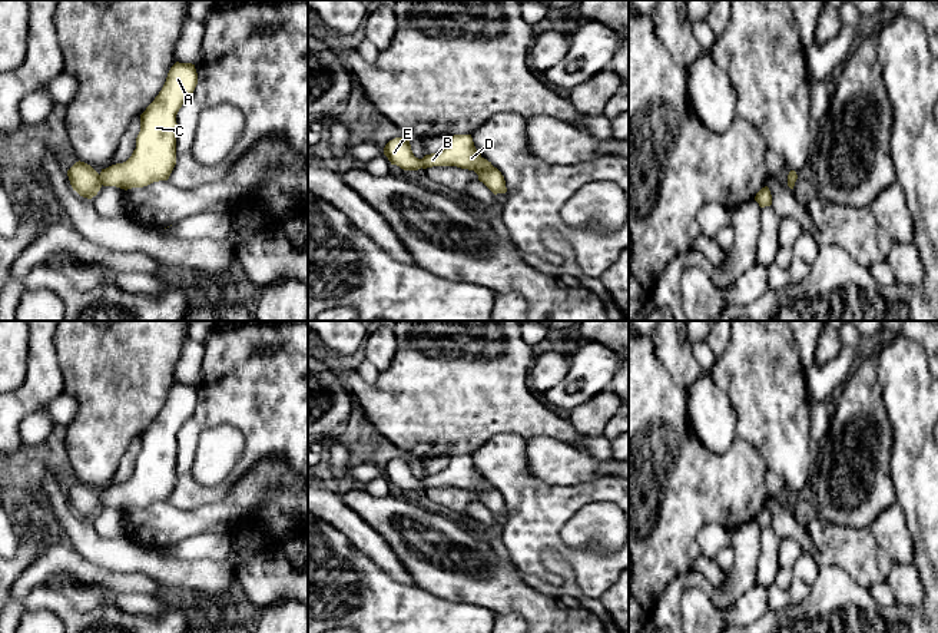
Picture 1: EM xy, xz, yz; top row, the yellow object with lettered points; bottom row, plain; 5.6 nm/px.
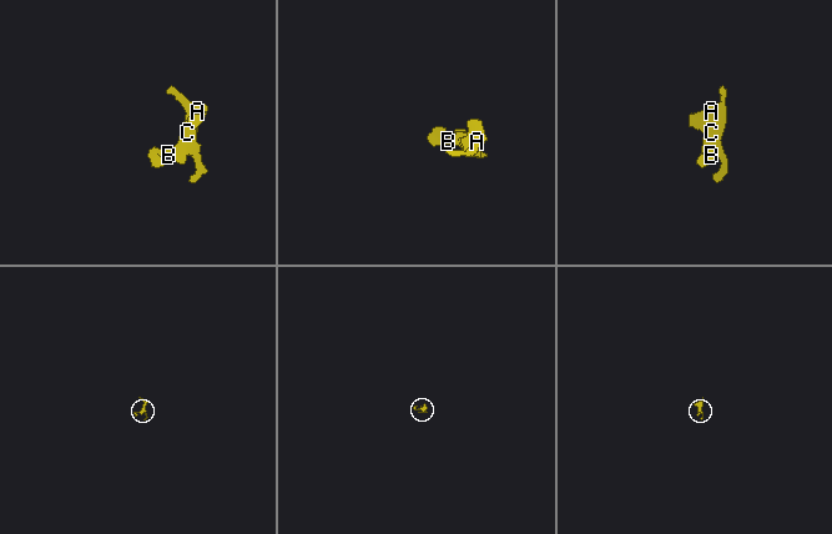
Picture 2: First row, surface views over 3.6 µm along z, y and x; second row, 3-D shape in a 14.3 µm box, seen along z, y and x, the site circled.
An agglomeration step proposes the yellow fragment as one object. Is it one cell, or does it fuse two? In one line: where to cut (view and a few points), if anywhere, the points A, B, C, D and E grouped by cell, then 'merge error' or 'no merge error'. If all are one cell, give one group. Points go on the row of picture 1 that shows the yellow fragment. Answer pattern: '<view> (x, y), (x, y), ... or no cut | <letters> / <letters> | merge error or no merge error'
no cut | A B C D E | no merge error

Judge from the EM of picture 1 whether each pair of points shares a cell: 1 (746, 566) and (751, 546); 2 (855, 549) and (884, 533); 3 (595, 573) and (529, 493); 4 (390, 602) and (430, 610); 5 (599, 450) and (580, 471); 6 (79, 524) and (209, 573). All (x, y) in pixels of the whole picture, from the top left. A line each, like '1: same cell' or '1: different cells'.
1: same cell
2: different cells
3: same cell
4: same cell
5: different cells
6: same cell

